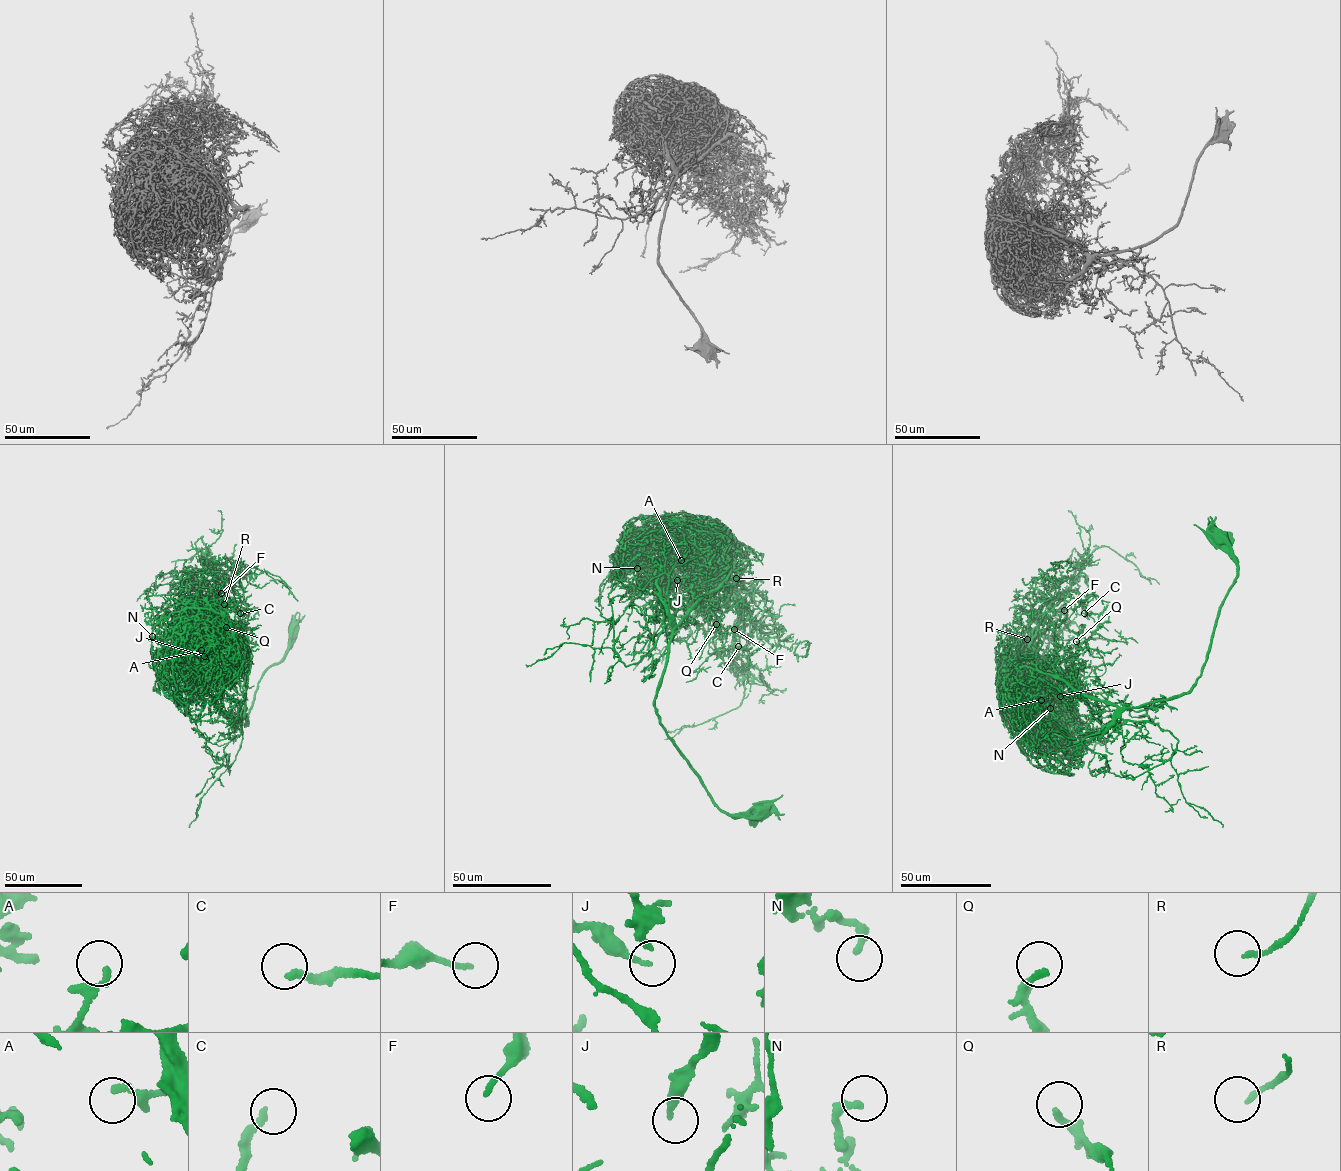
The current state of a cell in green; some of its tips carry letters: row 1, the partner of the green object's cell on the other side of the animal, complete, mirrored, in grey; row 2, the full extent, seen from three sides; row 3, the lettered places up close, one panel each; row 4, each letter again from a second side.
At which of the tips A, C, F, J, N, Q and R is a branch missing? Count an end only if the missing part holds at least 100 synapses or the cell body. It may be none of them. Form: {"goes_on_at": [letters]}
{"goes_on_at": []}

